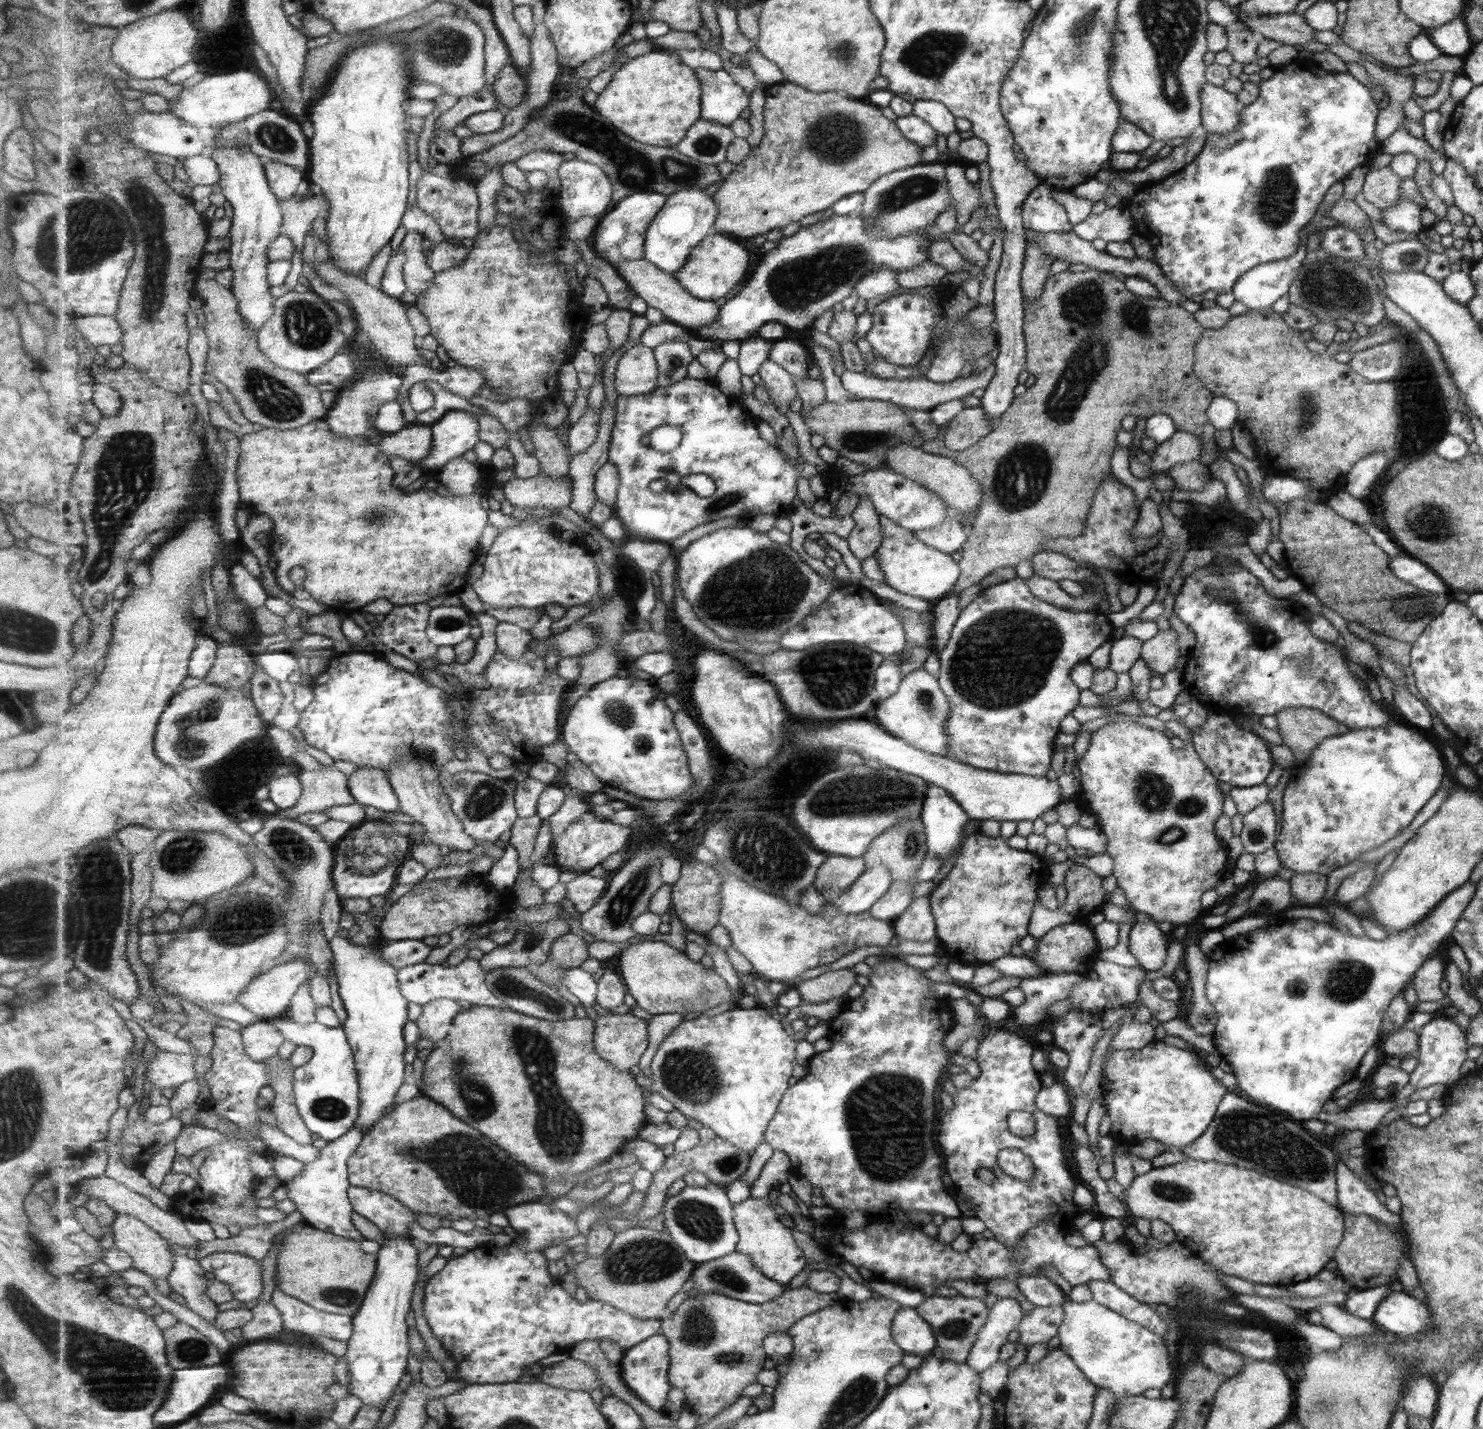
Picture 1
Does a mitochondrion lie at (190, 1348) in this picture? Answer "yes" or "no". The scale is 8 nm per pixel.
yes

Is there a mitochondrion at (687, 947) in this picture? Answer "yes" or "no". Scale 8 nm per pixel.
no

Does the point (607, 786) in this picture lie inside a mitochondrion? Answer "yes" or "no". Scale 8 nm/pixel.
no

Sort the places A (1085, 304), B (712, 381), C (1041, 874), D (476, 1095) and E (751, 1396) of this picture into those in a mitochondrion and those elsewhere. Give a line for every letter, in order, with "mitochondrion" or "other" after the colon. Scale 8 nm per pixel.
A: mitochondrion
B: other
C: other
D: mitochondrion
E: other

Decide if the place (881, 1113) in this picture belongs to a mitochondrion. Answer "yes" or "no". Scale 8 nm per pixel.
yes

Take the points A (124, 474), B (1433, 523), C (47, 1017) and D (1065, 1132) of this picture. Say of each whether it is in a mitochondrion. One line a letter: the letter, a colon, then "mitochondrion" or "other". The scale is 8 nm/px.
A: mitochondrion
B: mitochondrion
C: other
D: other

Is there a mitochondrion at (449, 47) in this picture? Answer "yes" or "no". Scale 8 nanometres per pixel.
yes

